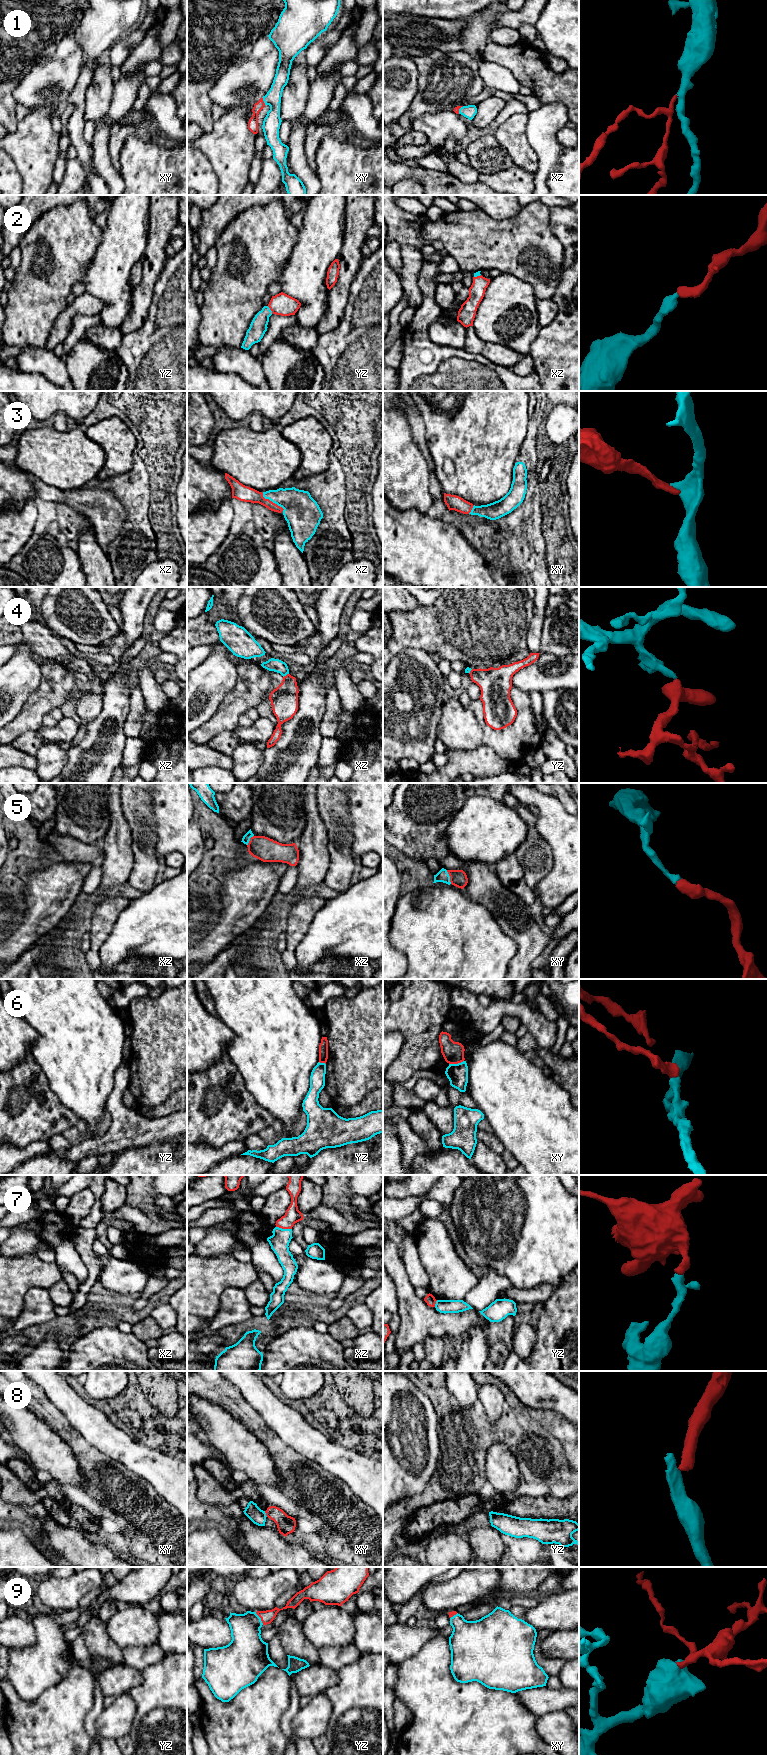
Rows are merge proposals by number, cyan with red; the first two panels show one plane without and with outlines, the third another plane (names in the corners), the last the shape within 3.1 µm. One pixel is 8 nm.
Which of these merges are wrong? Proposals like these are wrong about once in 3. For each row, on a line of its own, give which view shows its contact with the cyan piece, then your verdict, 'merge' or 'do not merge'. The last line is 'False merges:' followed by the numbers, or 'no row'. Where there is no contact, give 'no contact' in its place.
1: meets cyan in xy; merge
2: meets cyan in yz; merge
3: meets cyan in xz; merge
4: meets cyan in xz; merge
5: meets cyan in xy; merge
6: meets cyan in xy; do not merge
7: meets cyan in xz; do not merge
8: meets cyan in xy; do not merge
9: meets cyan in yz; merge
False merges: 6, 7, 8

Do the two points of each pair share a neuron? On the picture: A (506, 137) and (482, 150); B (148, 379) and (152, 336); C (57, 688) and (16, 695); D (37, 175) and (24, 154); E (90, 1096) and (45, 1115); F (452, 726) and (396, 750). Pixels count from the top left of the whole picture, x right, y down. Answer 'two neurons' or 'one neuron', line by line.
A: two neurons
B: one neuron
C: two neurons
D: one neuron
E: two neurons
F: two neurons

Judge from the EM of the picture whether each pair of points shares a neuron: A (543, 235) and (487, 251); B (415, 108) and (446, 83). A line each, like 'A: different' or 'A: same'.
A: same
B: same

